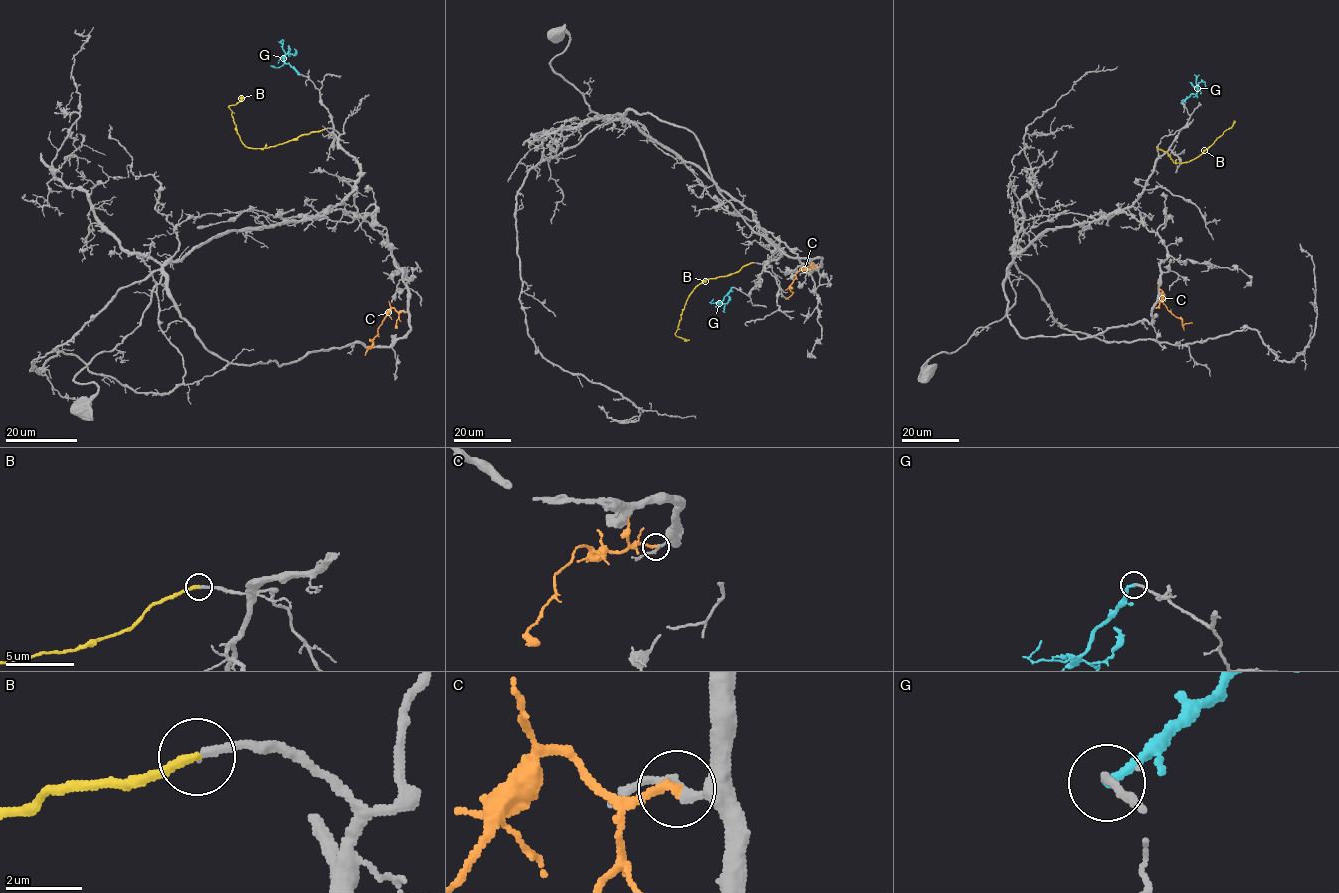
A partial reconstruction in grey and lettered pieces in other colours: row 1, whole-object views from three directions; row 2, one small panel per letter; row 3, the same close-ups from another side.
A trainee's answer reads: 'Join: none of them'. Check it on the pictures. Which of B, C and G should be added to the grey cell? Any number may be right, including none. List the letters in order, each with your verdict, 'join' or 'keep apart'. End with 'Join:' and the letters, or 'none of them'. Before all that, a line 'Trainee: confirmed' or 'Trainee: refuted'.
Trainee: refuted
B: join
C: keep apart
G: keep apart
Join: B

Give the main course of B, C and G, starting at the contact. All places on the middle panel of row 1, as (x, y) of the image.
B: (752, 263), (729, 275), (705, 280), (691, 293), (675, 334), (689, 340)
C: (817, 268), (801, 268), (790, 286), (792, 294), (786, 298)
G: (732, 287), (721, 302), (725, 304), (724, 312)

